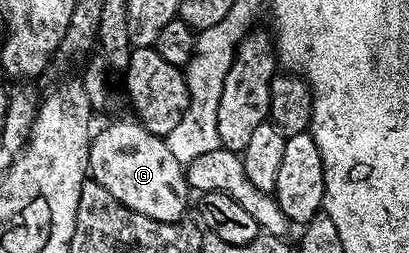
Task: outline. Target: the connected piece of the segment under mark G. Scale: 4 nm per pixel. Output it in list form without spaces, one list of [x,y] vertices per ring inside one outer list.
[[[135,120],[129,122],[112,122],[104,131],[97,133],[92,140],[88,169],[91,181],[102,184],[114,200],[126,204],[134,212],[142,216],[150,216],[159,222],[179,222],[188,210],[188,194],[190,187],[185,178],[185,167],[178,160],[174,160],[174,152],[170,152],[167,141],[156,134],[152,134],[145,126]]]

